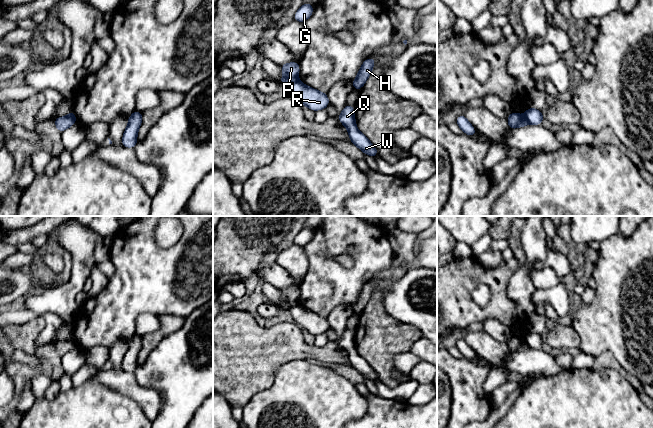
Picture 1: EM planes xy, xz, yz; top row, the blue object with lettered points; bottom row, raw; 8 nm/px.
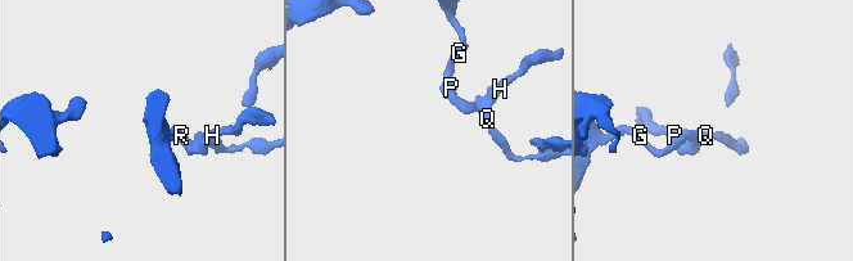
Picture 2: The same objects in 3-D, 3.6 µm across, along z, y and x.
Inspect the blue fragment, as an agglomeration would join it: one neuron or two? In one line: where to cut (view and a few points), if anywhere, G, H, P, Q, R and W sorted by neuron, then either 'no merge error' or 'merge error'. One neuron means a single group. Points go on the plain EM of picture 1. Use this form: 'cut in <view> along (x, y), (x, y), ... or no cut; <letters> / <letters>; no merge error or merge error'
cut in xz along (298, 304), (288, 310); G P / H Q R W; merge error

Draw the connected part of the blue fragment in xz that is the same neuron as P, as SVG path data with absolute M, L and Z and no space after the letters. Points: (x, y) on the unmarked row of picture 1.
M290 286L281 289L283 295L283 300L280 304L284 310L289 310L290 308L299 305L298 298L300 295L300 290L298 286Z

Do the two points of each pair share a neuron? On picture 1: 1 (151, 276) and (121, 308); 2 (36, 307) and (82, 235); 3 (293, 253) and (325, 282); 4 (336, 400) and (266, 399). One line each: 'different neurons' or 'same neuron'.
1: same neuron
2: same neuron
3: different neurons
4: same neuron

